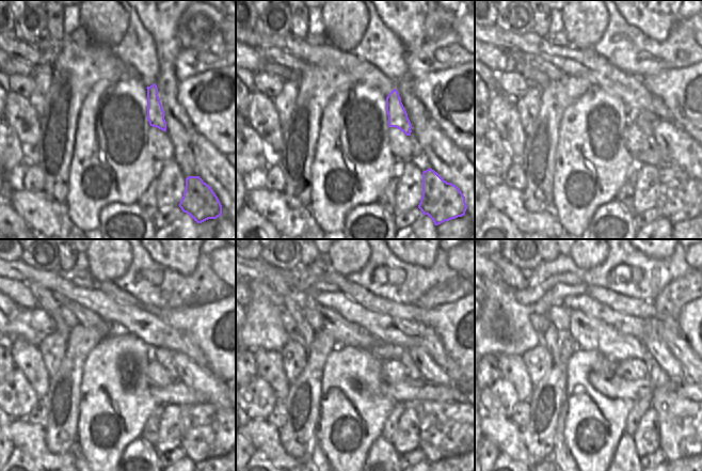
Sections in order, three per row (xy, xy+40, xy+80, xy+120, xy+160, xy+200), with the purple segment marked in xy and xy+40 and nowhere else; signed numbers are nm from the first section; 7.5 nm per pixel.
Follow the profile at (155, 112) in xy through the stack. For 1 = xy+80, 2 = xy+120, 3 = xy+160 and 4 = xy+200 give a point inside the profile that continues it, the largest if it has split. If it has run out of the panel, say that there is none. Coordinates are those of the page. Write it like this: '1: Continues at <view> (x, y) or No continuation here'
1: Continues at xy+80 (644, 120)
2: Continues at xy+120 (164, 357)
3: Continues at xy+160 (413, 374)
4: Continues at xy+200 (687, 428)

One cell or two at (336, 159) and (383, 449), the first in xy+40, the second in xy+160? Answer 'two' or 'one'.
two

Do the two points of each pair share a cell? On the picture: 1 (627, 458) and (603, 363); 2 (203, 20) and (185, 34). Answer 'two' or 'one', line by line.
1: two
2: one

